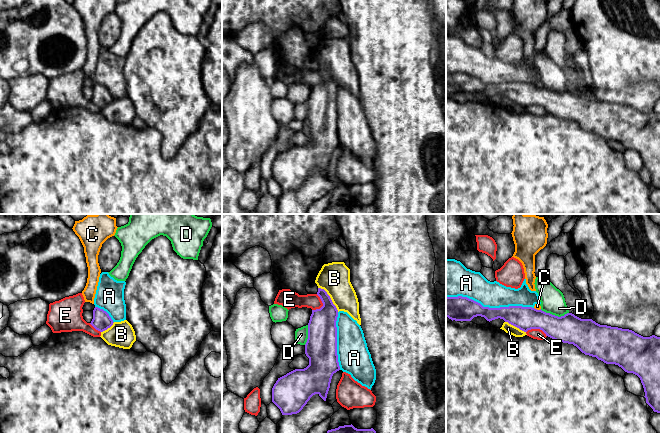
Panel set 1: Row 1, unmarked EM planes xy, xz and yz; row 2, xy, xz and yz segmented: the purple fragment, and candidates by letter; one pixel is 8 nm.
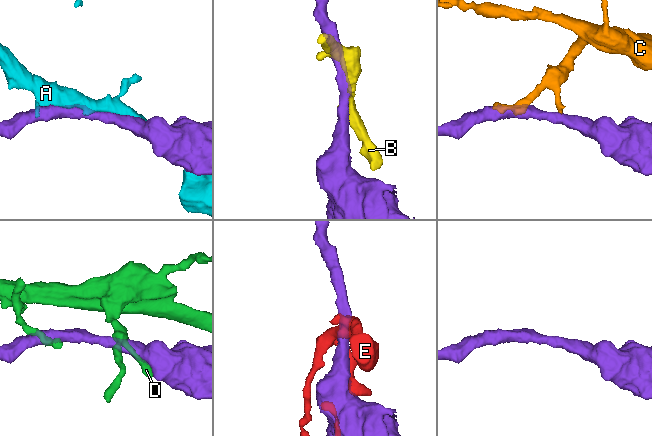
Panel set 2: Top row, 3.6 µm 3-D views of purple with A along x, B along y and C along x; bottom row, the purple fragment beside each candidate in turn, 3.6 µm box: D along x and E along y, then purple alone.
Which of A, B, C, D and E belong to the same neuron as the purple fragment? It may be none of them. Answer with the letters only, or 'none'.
none

